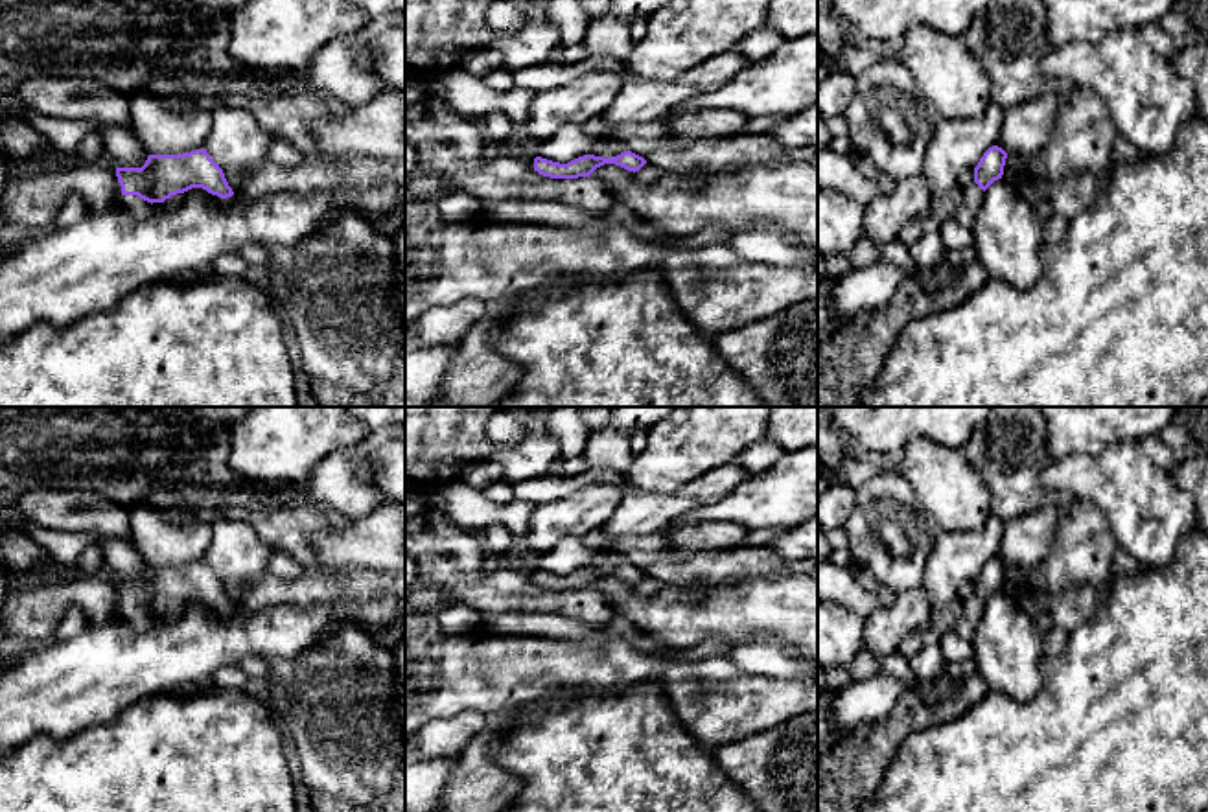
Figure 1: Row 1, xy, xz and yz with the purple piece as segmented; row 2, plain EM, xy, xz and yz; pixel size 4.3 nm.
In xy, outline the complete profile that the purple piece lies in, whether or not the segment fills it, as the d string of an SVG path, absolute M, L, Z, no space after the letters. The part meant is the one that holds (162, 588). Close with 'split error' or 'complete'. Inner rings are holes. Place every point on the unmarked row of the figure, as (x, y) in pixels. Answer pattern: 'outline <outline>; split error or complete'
outline M206 562L182 567L149 567L142 580L116 580L122 619L134 632L151 632L153 615L175 617L192 600L221 611L232 609L223 582Z; split error

